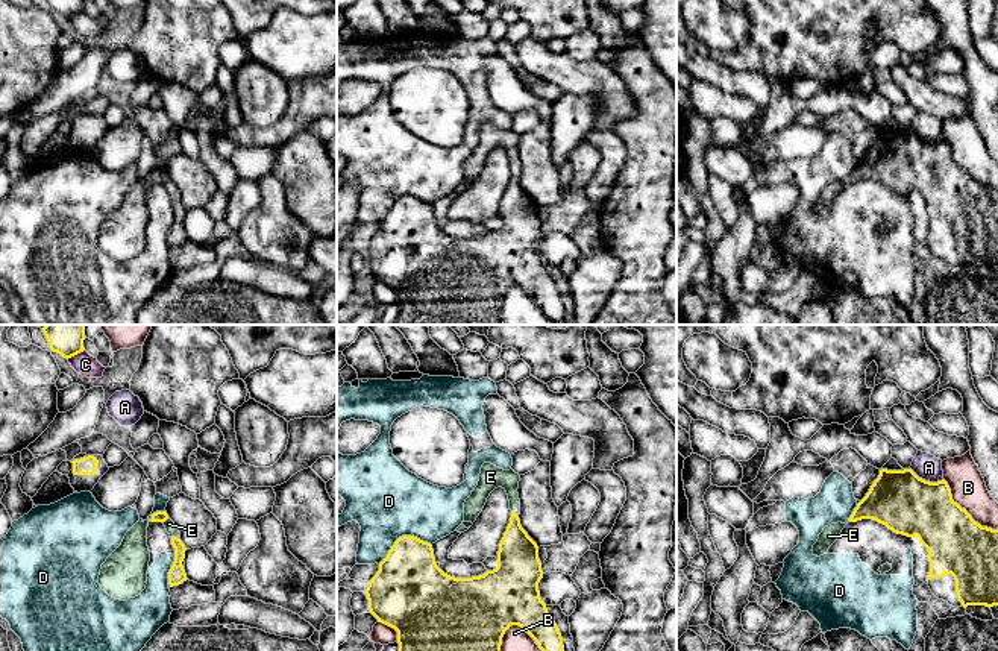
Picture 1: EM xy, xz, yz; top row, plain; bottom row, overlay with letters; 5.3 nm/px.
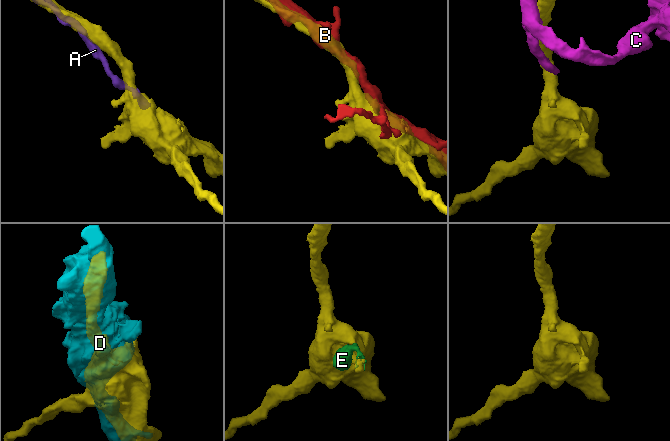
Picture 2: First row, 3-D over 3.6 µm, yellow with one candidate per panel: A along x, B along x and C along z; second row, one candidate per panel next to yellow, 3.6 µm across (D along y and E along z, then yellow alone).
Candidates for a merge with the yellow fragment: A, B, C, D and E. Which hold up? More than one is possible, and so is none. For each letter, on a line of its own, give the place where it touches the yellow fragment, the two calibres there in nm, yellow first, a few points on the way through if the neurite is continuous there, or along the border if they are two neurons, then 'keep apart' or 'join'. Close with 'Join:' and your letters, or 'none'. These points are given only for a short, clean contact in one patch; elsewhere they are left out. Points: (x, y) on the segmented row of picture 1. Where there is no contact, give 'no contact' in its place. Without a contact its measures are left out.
A: yz (927, 481) | 320/140 nm | keep apart
B: yz (965, 510) | 320/190 nm | keep apart
C: xy (75, 354) | 220/120 nm | keep apart
D: xz (402, 536) | 340/400 nm | keep apart
E: xy (176, 537) | 90/60 nm | join
Join: E

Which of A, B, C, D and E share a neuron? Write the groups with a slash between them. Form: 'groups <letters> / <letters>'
groups A / B / C / D / E

